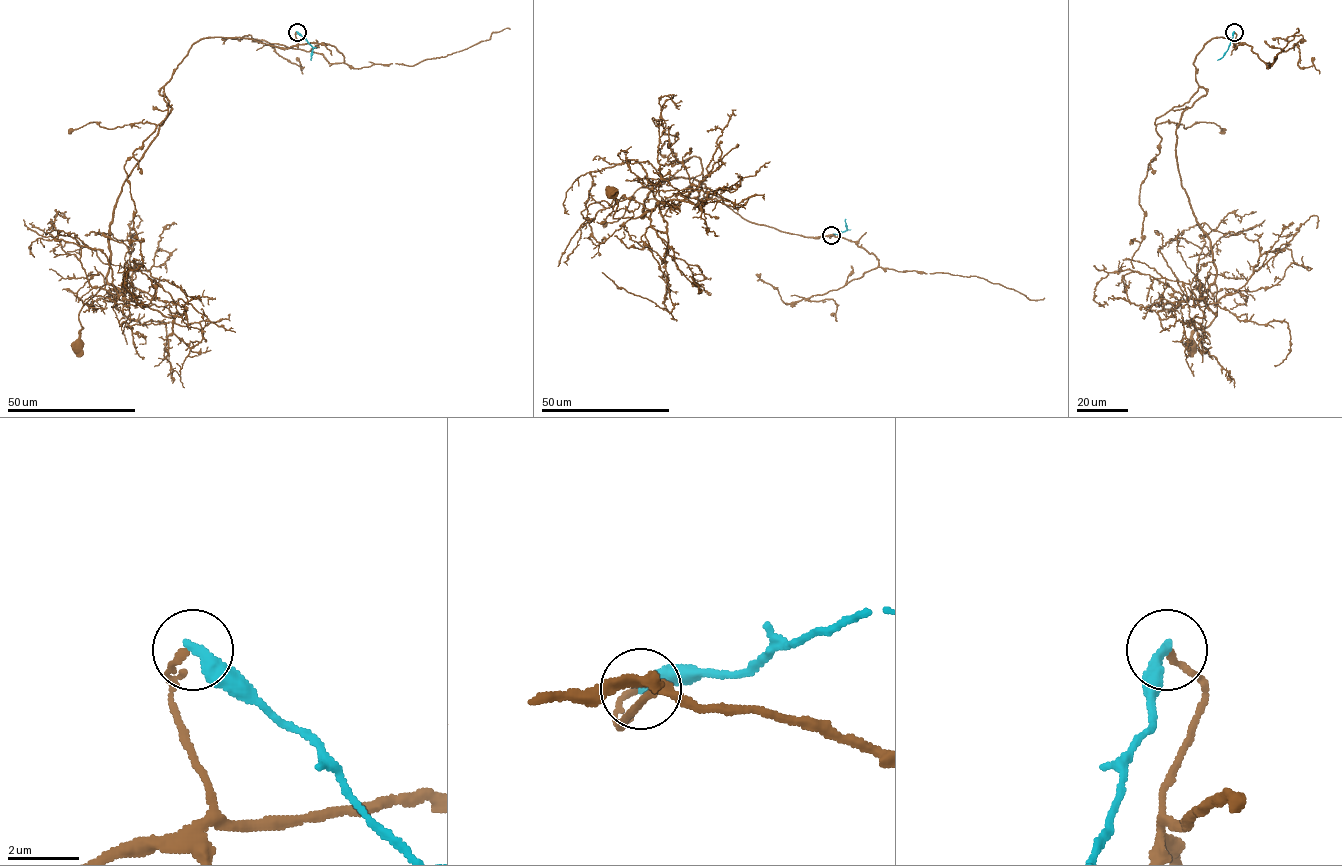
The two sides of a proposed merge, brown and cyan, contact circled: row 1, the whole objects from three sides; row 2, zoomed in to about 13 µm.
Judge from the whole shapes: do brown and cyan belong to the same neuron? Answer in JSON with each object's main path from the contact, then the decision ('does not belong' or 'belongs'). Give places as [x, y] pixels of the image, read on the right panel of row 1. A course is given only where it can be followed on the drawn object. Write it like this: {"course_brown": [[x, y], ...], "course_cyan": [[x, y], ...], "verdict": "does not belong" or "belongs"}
{"course_brown": [[1234, 31], [1235, 48], [1217, 37], [1196, 57], [1206, 93], [1176, 126], [1217, 289], [1190, 346]], "course_cyan": [[1234, 31], [1225, 54], [1217, 60]], "verdict": "does not belong"}

